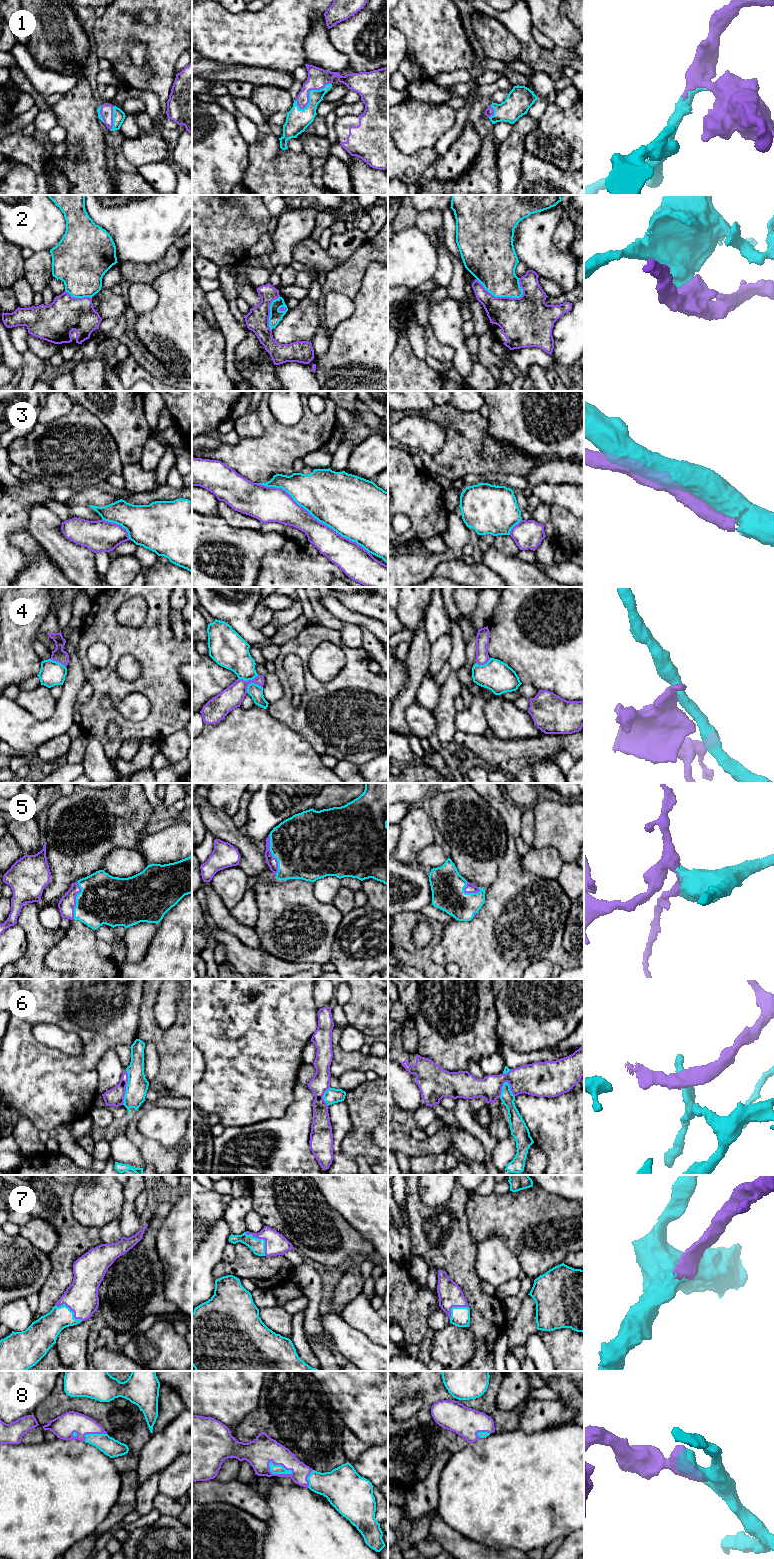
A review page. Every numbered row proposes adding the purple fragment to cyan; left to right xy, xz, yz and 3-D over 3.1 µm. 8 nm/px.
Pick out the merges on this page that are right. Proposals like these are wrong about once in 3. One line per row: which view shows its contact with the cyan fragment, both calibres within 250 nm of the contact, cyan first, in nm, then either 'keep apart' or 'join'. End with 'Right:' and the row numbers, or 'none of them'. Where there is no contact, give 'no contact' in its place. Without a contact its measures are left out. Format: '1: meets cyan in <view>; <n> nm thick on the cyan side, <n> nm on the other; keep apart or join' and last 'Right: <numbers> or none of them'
1: meets cyan in xz; 180 nm thick on the cyan side, 160 nm on the other; join
2: meets cyan in yz; 340 nm thick on the cyan side, 360 nm on the other; keep apart
3: meets cyan in xz; 460 nm thick on the cyan side, 220 nm on the other; join
4: meets cyan in xz; 110 nm thick on the cyan side, 180 nm on the other; keep apart
5: meets cyan in xz; 460 nm thick on the cyan side, 90 nm on the other; join
6: meets cyan in xy; 170 nm thick on the cyan side, 140 nm on the other; keep apart
7: meets cyan in xz; 110 nm thick on the cyan side, 180 nm on the other; join
8: meets cyan in xz; 80 nm thick on the cyan side, 220 nm on the other; join
Right: 1, 3, 5, 7, 8

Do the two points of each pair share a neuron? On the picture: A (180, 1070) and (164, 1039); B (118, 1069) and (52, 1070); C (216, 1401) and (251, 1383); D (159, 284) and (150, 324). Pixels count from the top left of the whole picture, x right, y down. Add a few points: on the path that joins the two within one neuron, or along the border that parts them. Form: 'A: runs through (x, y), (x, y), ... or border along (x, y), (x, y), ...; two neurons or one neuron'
A: runs through (180, 1062), (180, 1055), (172, 1047); one neuron
B: border along (110, 1049), (98, 1061), (97, 1093); two neurons
C: runs through (225, 1392), (234, 1383), (242, 1383); one neuron
D: runs through (163, 294), (163, 311), (160, 314); one neuron

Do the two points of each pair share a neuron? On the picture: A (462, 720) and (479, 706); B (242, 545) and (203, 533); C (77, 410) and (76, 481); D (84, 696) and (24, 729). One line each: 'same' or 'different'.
A: same
B: same
C: same
D: different

